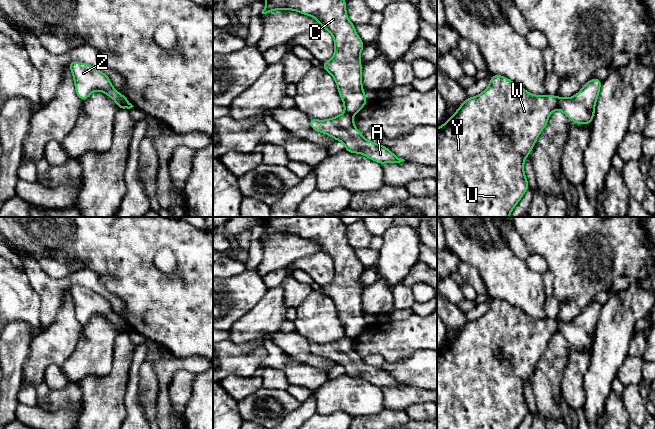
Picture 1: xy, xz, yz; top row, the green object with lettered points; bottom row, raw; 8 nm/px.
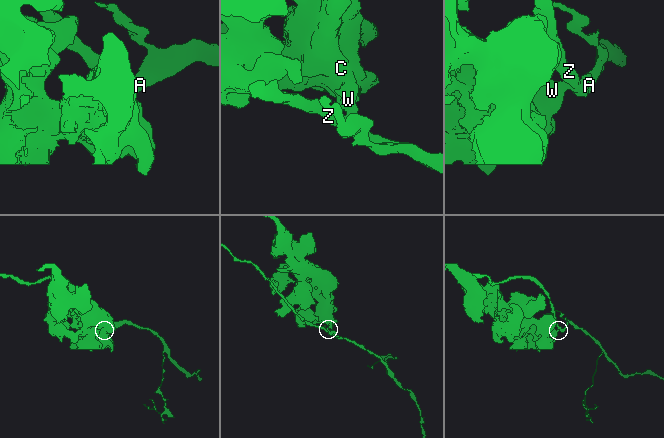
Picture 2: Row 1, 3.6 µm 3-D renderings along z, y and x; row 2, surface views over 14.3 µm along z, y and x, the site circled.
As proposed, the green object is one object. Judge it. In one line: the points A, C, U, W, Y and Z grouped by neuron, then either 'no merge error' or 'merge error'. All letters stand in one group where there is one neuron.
groups A Z / C U W Y; merge error

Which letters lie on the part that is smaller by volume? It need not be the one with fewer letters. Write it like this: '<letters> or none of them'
A, Z

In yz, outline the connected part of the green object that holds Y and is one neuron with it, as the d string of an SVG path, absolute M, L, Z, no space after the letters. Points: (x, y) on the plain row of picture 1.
M498 298L490 300L490 308L482 317L475 321L467 321L458 334L437 352L437 429L517 429L529 413L524 397L525 382L530 379L538 360L547 350L550 338L556 333L558 333L557 320L533 319L507 301Z

